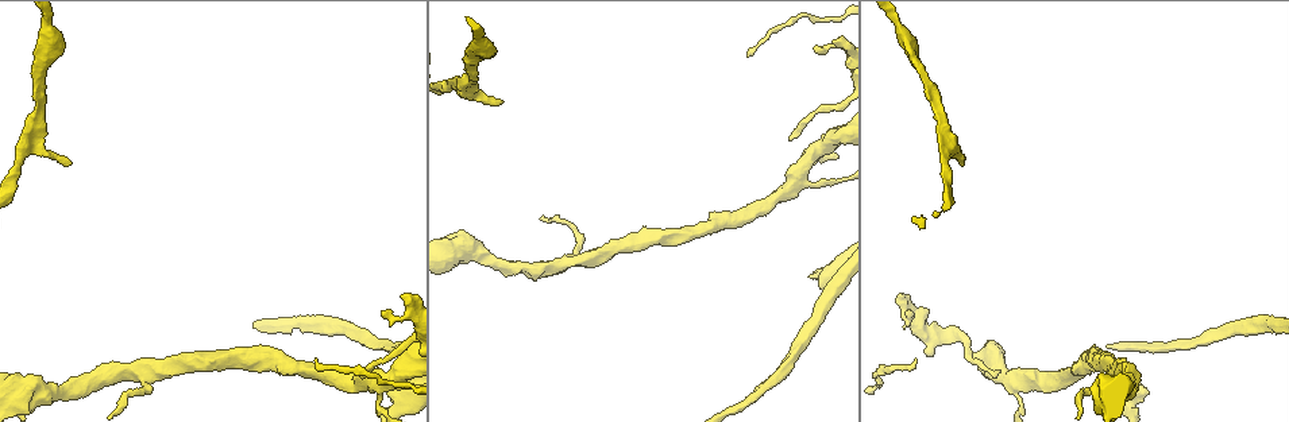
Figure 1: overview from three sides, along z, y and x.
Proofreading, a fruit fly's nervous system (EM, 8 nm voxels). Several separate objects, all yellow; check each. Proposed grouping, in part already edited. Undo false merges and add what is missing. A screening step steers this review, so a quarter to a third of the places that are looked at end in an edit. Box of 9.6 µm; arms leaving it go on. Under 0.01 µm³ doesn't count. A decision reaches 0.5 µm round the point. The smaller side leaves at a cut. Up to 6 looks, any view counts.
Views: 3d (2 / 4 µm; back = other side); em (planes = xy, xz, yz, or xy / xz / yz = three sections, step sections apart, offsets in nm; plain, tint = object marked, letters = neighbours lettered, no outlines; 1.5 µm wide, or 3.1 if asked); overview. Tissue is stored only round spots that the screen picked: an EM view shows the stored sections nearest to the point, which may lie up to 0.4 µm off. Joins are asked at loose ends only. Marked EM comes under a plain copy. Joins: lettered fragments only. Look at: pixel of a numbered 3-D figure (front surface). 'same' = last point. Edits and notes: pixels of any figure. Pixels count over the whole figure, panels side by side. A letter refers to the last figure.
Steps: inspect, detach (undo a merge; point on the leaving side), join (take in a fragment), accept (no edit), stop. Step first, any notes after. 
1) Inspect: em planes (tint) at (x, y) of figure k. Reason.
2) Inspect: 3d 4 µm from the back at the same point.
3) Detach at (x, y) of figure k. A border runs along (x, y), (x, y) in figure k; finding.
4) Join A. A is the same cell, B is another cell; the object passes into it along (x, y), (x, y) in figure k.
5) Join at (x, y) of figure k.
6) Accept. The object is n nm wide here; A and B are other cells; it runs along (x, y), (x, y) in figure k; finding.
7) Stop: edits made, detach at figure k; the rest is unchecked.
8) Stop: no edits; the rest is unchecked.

Inspect: 3d 4 µm from the back at (961, 163) of figure 1. An open end.

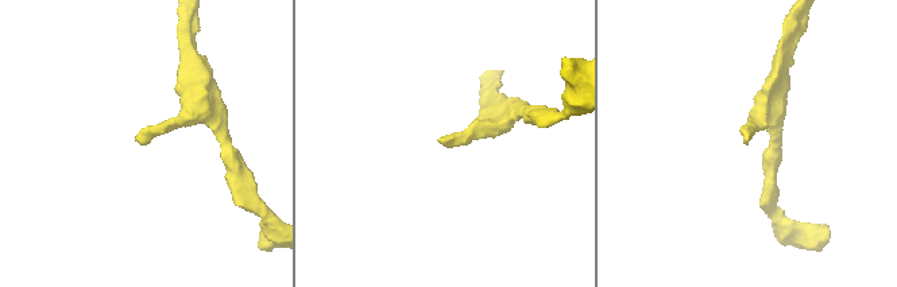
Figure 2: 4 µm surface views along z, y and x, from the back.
Inspect: em xy step 4 (letters) at (749, 135) of figure 2.

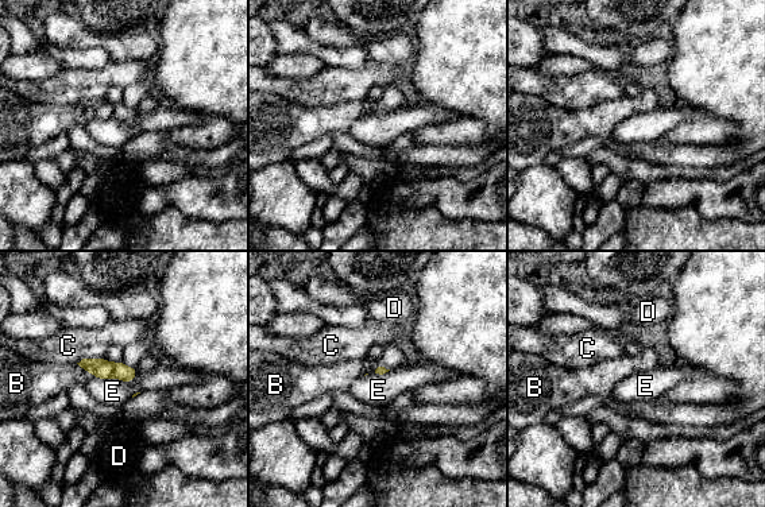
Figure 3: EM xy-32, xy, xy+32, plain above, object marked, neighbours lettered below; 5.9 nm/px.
Inspect: em planes (letters) at the same point.

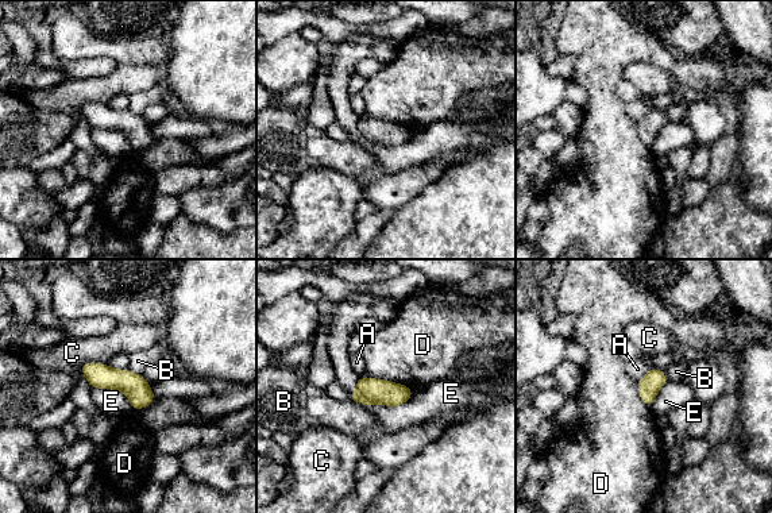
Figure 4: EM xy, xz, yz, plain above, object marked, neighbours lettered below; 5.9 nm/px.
Accept. A, B, C, D and E are other cells; a border runs along (359, 375), (401, 382), (412, 389) in figure 4; no lettered fragment goes on from it.

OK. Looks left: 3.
Inspect: em planes (letters) at (994, 373) of figure 1.

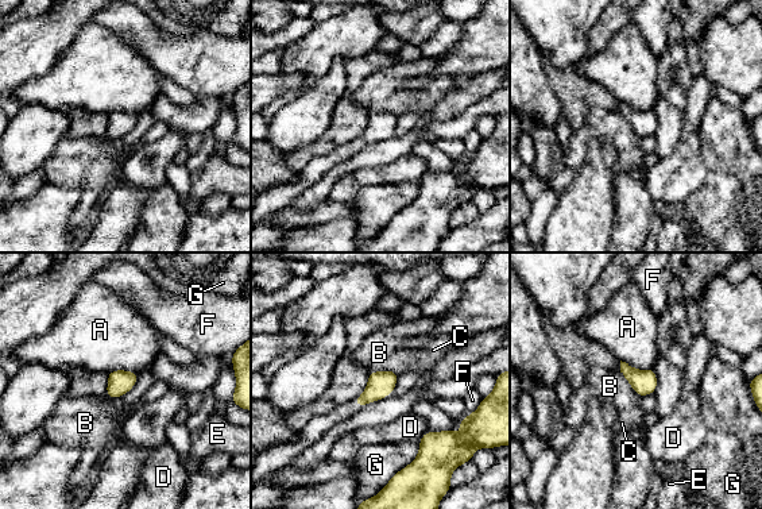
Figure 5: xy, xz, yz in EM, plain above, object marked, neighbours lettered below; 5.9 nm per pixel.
Accept. The object is 140 nm wide here; A, B, C, D, E, F and G are other cells; a border runs along (371, 370), (394, 370), (397, 373) in figure 5; none of them fits.

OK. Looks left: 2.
Stop: no edits; the rest is unchecked.

